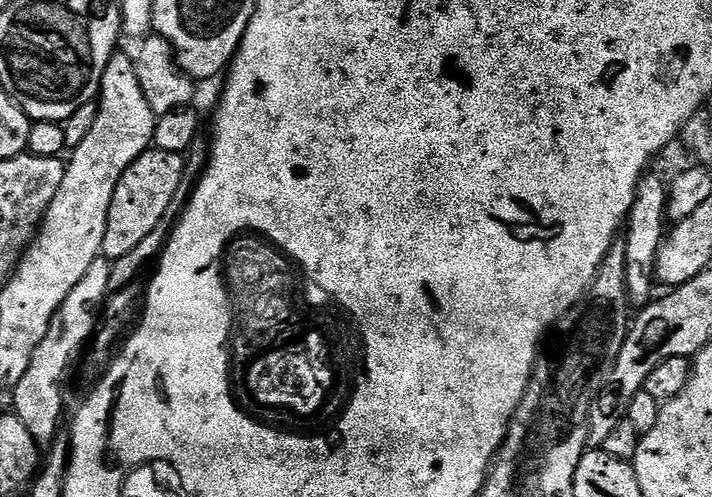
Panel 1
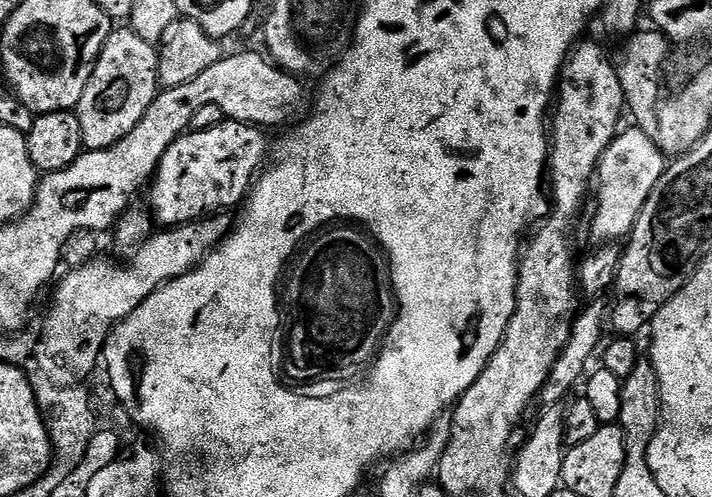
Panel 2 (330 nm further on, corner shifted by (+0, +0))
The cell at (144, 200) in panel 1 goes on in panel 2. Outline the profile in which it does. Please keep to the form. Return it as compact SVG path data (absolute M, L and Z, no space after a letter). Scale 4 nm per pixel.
M226 118L210 130L189 130L177 138L166 154L162 154L150 184L150 212L155 223L160 226L188 224L191 220L227 213L227 208L239 209L252 191L258 173L265 167L268 140L263 134L255 124L243 124Z

